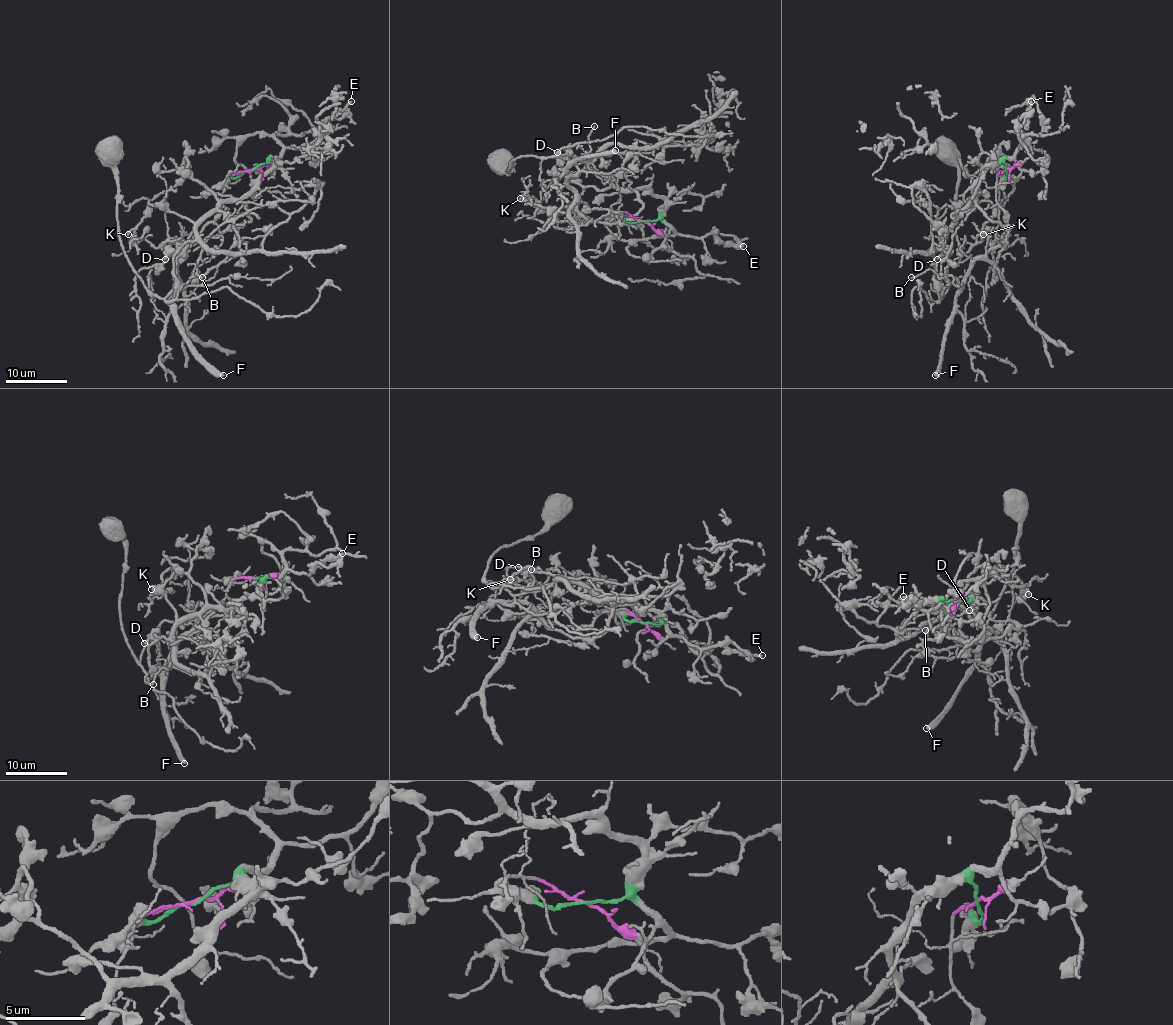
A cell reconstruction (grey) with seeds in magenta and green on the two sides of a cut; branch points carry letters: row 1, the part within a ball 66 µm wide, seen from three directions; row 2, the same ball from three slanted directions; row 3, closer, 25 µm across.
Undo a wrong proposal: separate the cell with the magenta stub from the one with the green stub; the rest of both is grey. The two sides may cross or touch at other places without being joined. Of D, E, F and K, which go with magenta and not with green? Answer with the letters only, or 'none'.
F

